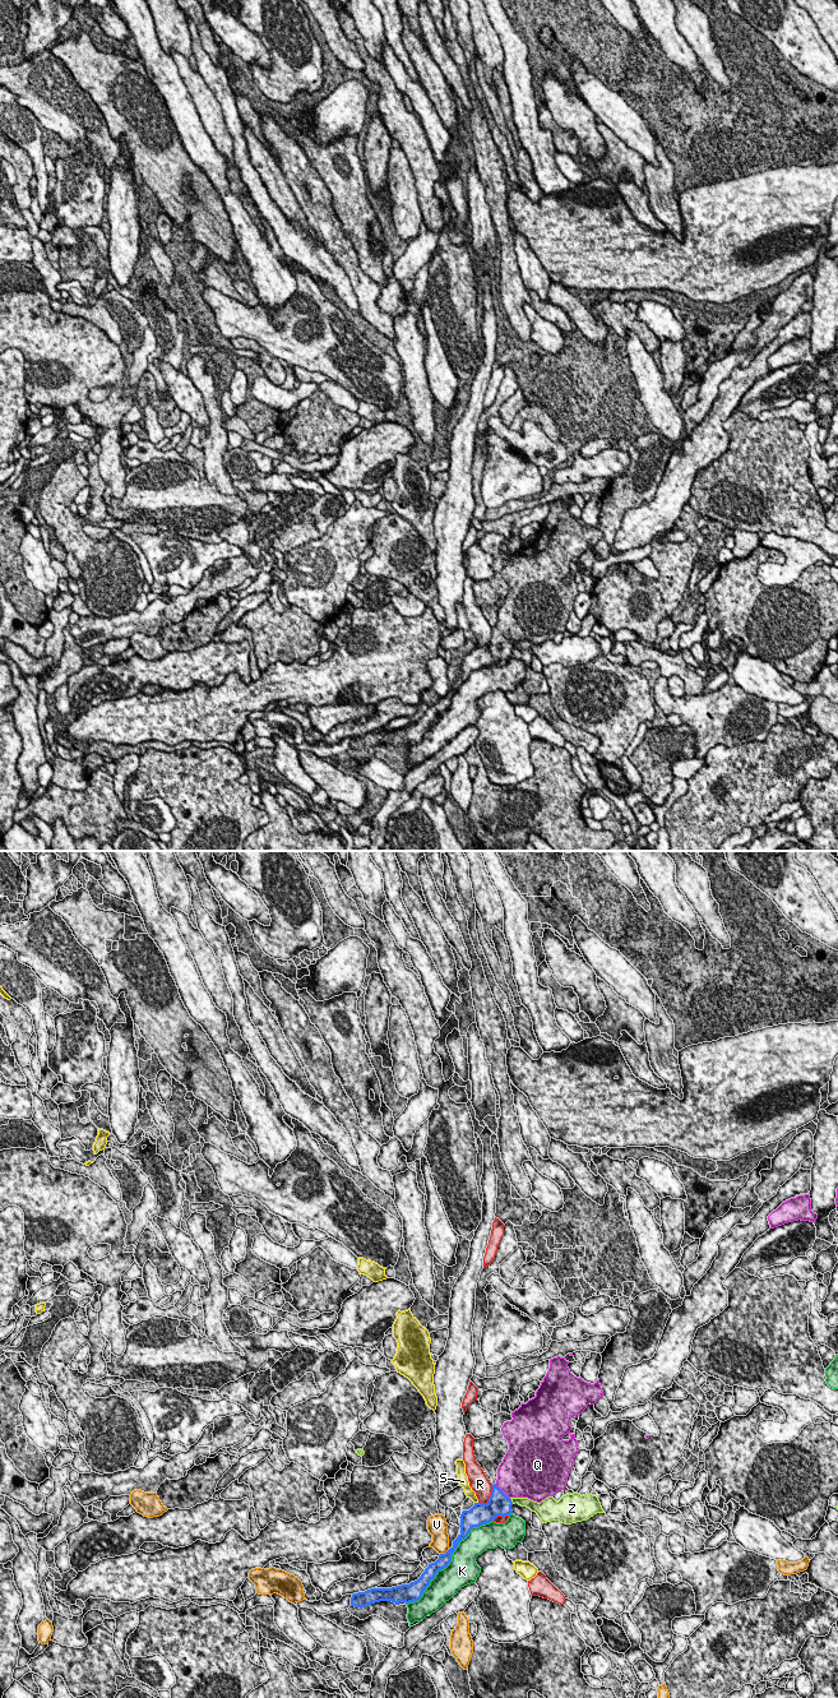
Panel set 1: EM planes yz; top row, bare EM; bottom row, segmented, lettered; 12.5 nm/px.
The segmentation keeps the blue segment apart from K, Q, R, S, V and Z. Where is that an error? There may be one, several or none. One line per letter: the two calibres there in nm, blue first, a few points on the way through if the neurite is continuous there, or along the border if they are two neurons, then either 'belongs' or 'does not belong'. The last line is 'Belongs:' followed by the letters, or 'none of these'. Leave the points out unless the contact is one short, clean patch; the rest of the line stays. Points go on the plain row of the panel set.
K: calibres 160 and 380 nm; does not belong
Q: calibres 280 and 500 nm; way yz (499, 647), (501, 633), (517, 620); belongs
R: calibres 280 and 240 nm; does not belong
S: calibres 280 and 120 nm; border yz (478, 644), (475, 646); does not belong
V: calibres 160 and 220 nm; does not belong
Z: calibres 280 and 130 nm; does not belong
Belongs: Q

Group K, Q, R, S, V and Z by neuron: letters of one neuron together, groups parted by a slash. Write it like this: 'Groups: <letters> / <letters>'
Groups: K / Q / R / S / V / Z

